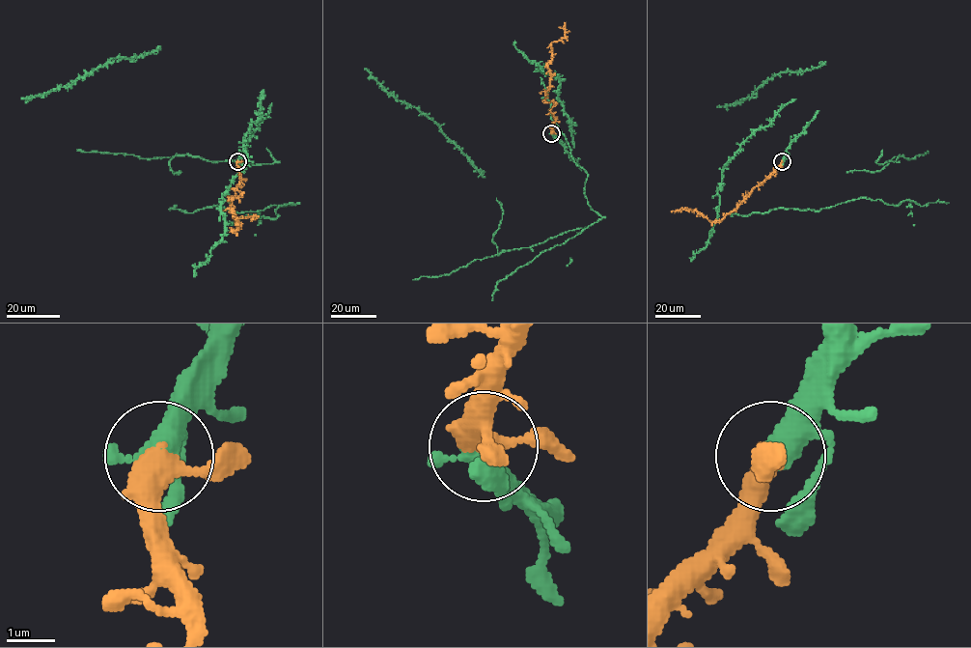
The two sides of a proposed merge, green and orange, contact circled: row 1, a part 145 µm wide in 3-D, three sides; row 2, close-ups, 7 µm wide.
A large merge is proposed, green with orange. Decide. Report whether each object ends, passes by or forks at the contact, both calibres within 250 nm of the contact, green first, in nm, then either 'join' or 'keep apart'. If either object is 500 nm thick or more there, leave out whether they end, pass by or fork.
green passes by; orange passes by; 440 nm thick on the green side, 440 nm on the other; join

